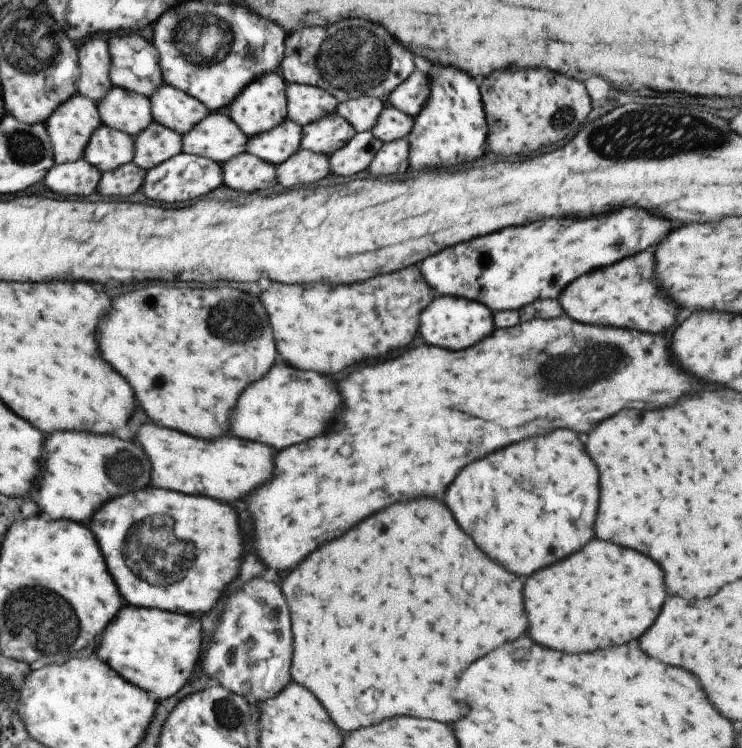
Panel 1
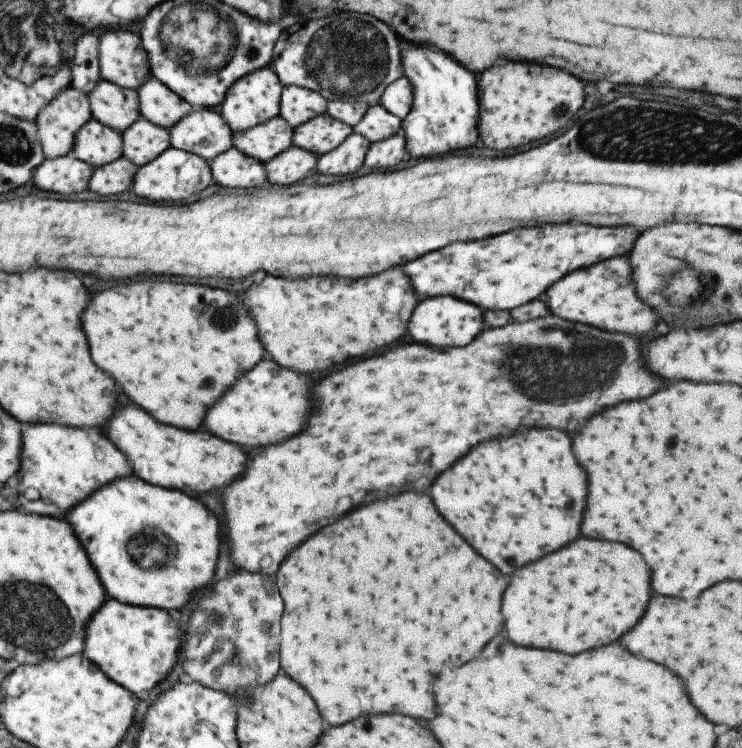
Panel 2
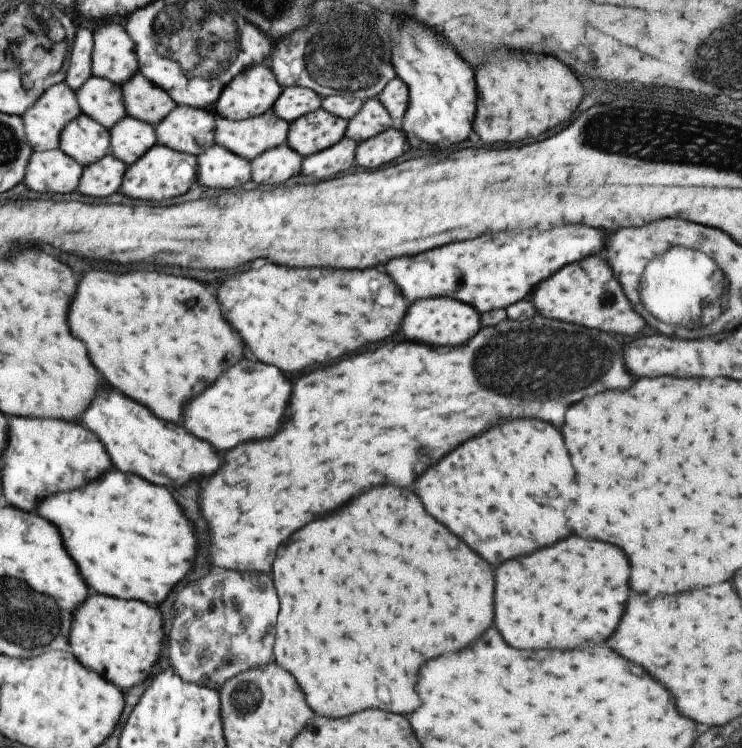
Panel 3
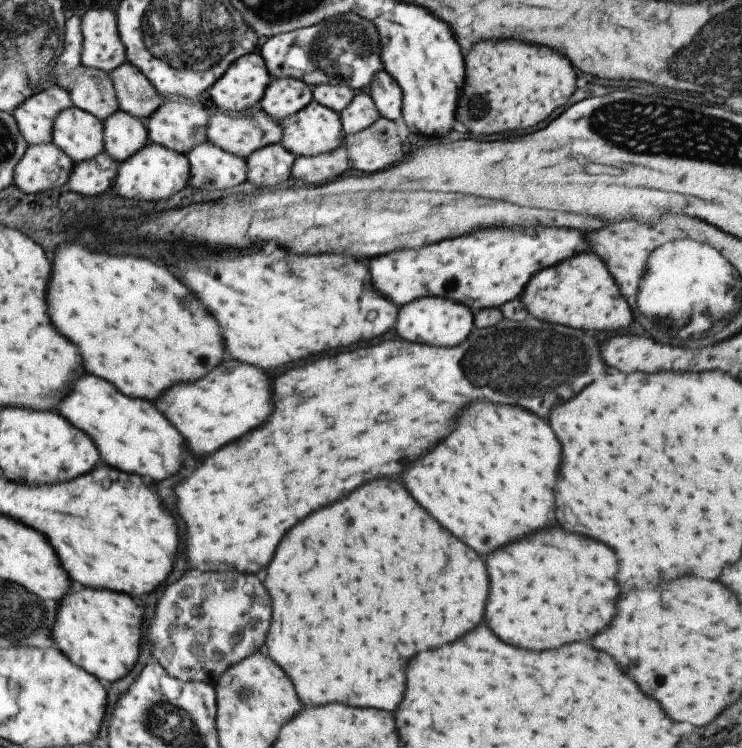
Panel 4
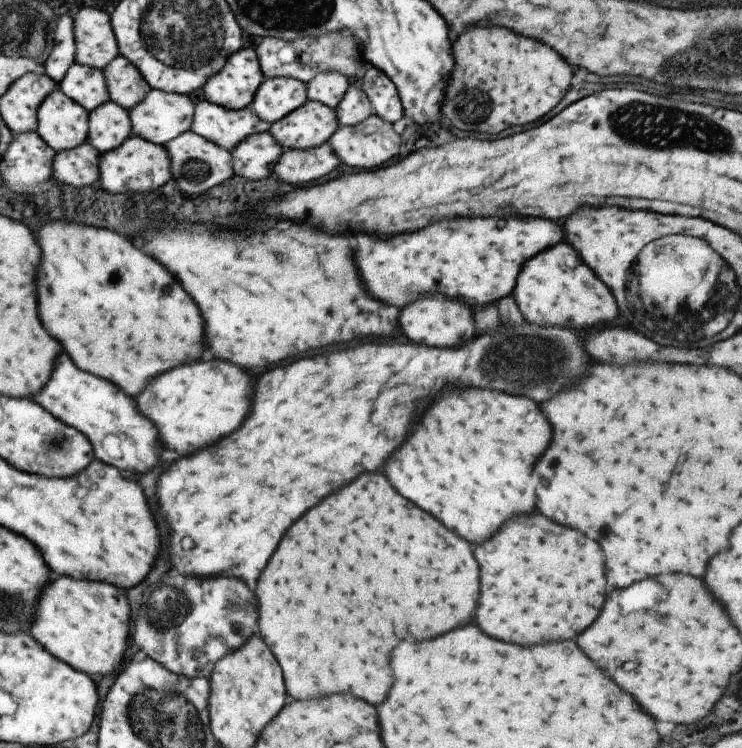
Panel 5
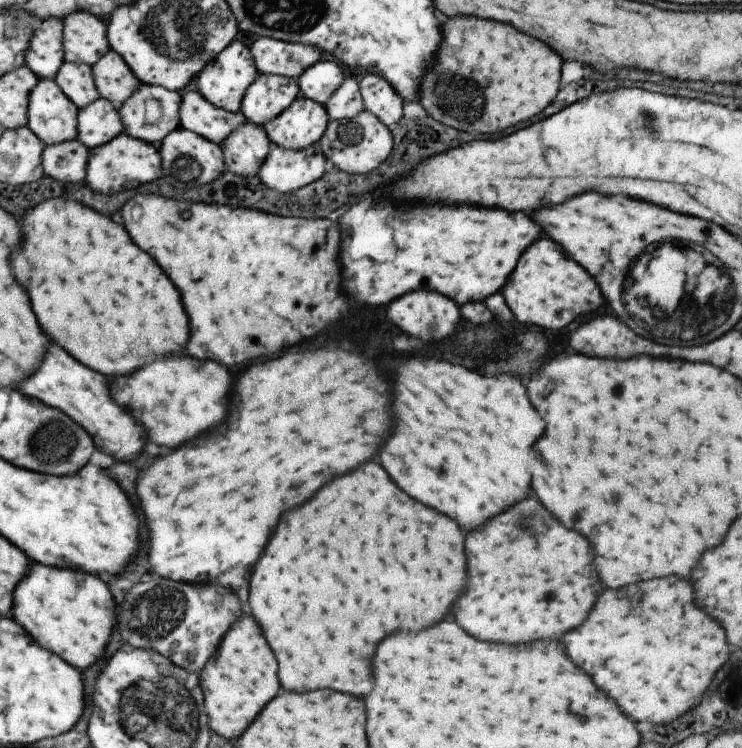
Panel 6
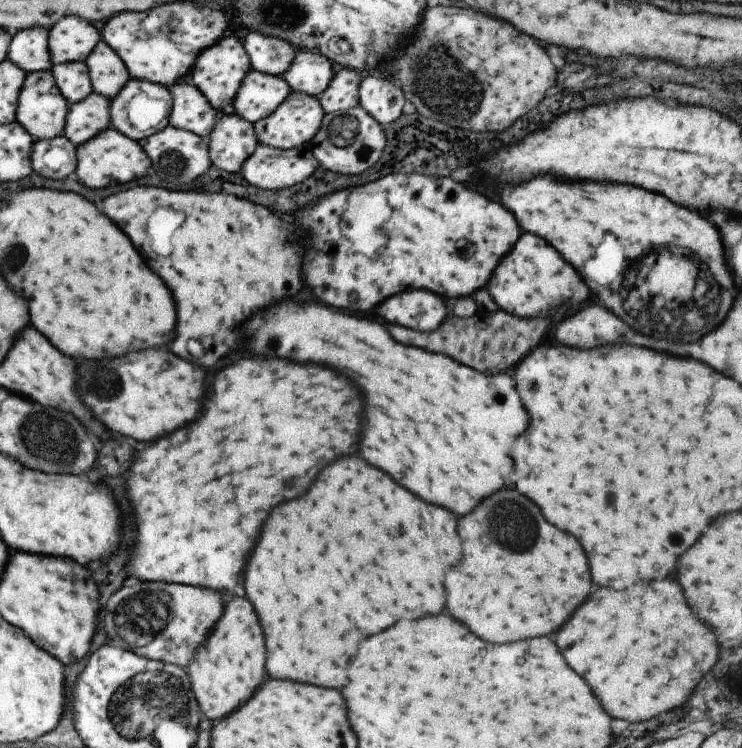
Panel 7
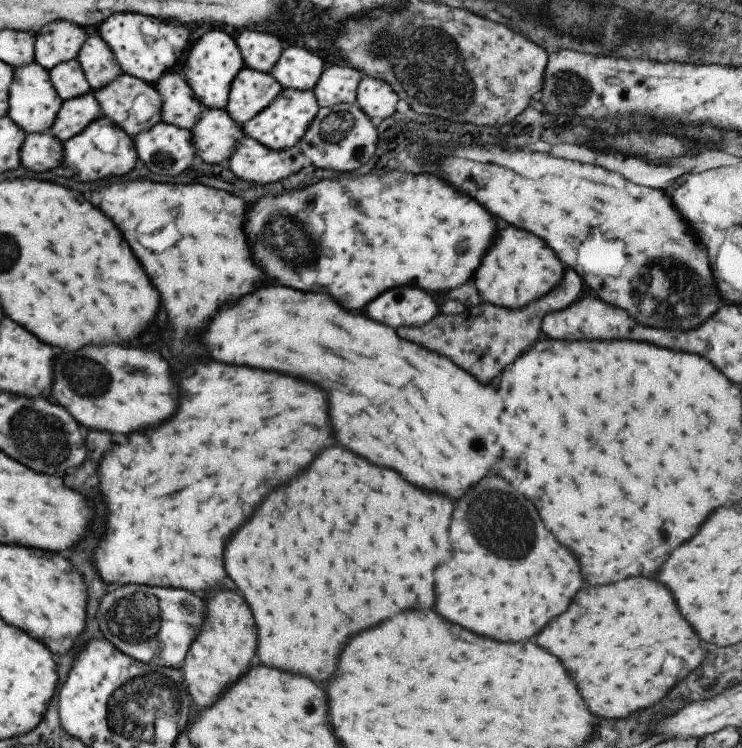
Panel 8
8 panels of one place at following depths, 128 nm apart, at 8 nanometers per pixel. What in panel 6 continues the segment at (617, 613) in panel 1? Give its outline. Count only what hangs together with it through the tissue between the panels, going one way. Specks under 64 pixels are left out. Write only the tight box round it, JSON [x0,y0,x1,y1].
[453,498,601,644]

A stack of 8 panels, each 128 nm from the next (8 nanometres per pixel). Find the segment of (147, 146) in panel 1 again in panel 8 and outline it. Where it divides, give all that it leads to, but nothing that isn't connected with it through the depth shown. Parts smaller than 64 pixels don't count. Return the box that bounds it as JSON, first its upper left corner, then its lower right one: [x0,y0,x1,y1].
[46,91,103,142]

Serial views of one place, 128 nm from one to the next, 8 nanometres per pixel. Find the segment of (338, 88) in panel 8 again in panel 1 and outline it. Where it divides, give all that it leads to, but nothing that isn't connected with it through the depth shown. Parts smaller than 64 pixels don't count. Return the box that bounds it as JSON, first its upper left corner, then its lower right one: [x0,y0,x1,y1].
[370,105,415,143]

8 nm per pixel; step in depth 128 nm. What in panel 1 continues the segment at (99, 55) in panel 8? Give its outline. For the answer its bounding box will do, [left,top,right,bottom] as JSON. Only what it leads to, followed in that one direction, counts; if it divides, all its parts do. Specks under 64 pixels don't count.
[148,83,210,135]

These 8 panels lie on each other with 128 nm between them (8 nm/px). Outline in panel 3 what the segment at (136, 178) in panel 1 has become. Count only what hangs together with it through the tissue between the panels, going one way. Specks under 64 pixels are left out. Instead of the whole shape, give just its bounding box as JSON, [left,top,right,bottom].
[77,154,127,196]

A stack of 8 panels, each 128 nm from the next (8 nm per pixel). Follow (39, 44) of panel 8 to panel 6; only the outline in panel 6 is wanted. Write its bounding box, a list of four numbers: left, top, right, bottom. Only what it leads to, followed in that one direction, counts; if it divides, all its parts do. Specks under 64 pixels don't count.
[61,12,109,67]

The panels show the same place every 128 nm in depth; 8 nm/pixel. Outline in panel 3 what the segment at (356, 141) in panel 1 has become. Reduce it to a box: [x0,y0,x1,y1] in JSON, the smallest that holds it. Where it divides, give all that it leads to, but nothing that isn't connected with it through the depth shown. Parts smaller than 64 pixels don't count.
[300,136,358,180]

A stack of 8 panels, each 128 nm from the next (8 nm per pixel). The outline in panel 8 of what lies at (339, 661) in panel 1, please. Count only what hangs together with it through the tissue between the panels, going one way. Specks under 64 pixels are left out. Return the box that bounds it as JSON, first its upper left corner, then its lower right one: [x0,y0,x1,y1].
[223,446,453,682]

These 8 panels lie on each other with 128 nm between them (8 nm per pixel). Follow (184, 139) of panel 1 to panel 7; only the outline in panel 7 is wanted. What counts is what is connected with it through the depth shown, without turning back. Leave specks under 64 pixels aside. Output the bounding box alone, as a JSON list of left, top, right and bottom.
[109,79,173,143]

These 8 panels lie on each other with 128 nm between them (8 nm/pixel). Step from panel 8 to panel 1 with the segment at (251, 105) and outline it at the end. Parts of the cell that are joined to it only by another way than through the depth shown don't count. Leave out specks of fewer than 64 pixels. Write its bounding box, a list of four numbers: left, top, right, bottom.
[285,83,337,127]

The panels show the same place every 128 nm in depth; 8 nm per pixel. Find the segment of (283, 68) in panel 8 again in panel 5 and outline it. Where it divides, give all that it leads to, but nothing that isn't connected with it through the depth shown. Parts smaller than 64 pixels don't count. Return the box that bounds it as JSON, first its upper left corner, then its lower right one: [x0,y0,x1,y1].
[305,72,349,109]

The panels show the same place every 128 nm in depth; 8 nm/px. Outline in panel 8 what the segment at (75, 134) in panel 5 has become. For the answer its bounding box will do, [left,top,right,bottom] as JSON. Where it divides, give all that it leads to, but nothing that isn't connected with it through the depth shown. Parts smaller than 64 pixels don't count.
[6,63,61,133]

